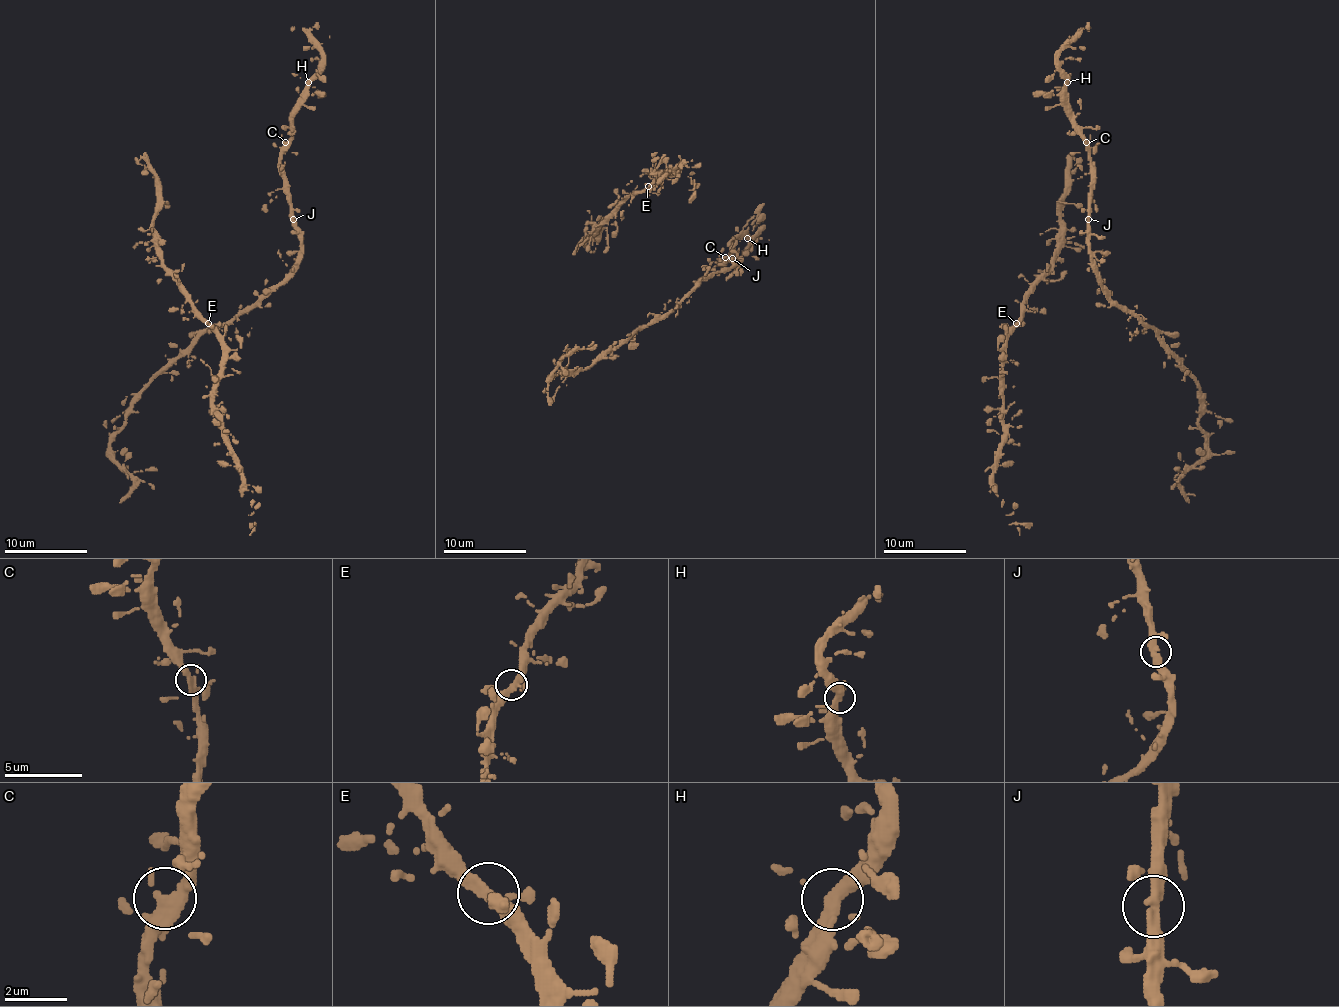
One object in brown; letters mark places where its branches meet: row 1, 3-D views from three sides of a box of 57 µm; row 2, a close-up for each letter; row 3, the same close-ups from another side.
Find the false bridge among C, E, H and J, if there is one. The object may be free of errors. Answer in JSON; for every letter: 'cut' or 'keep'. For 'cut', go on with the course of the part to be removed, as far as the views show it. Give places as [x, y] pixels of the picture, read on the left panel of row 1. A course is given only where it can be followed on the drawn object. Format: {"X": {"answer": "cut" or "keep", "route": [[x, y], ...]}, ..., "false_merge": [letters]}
{"C": {"answer": "keep"}, "E": {"answer": "keep"}, "H": {"answer": "keep"}, "J": {"answer": "keep"}, "false_merge": []}

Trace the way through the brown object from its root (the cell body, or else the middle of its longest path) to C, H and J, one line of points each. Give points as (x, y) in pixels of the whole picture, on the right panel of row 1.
C: (1101, 304), (1109, 307), (1111, 302), (1101, 284), (1088, 246), (1090, 147), (1086, 142)
H: (1101, 304), (1109, 307), (1111, 302), (1101, 284), (1088, 246), (1090, 147), (1074, 120), (1065, 93), (1067, 82)
J: (1101, 304), (1109, 307), (1111, 302), (1101, 284), (1088, 246), (1088, 219)

